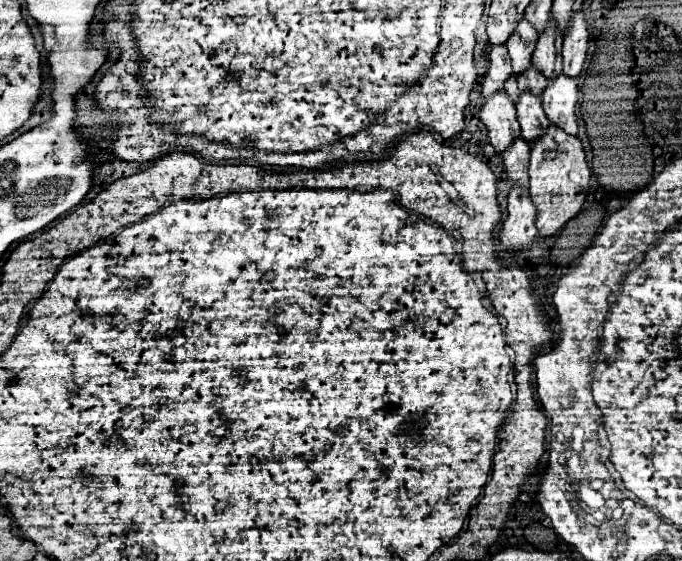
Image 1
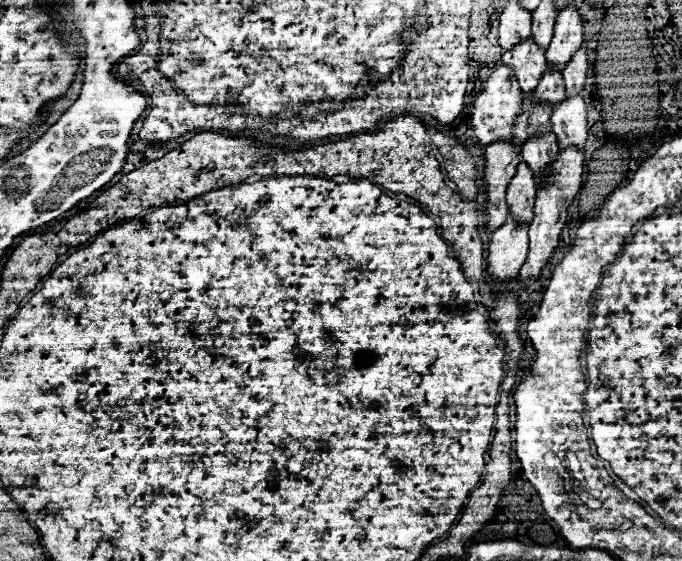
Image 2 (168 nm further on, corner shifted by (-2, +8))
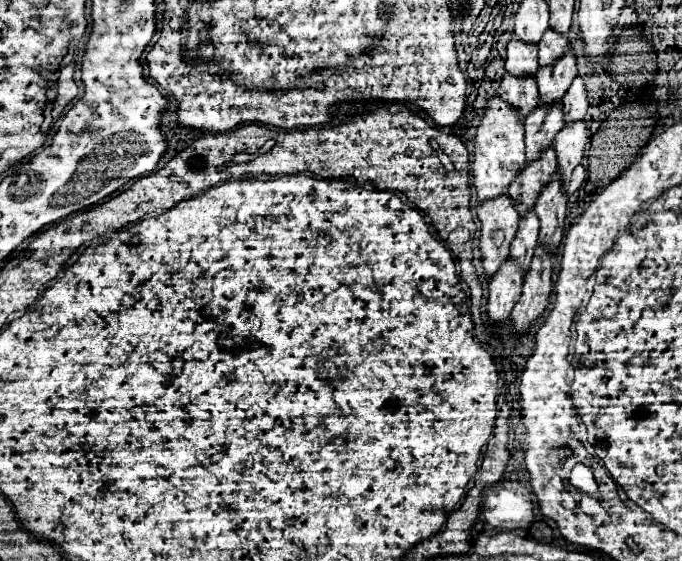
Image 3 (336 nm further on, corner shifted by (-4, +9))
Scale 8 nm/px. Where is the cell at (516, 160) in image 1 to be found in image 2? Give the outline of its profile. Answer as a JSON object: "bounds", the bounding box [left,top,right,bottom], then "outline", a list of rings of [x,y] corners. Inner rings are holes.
{"bounds":[508,162,536,224],"outline":[[[520,162],[516,174],[508,186],[508,206],[510,218],[518,224],[530,224],[534,218],[534,200],[536,200],[536,184],[532,172],[526,162]]]}

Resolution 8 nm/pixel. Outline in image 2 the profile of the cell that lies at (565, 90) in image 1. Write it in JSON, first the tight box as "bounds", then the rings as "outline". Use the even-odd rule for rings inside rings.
{"bounds":[552,96,588,150],"outline":[[[580,96],[566,98],[552,110],[552,130],[562,150],[568,146],[574,146],[578,150],[584,148],[584,142],[588,138],[588,126],[586,106]]]}

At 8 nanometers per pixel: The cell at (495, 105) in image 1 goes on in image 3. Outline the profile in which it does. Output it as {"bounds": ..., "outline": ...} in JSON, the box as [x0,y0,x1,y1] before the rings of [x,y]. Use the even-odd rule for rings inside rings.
{"bounds":[476,195,518,277],"outline":[[[510,195],[494,197],[476,205],[476,215],[482,225],[480,229],[480,251],[484,273],[490,277],[498,271],[500,263],[508,257],[510,241],[518,229],[518,211],[510,201]]]}

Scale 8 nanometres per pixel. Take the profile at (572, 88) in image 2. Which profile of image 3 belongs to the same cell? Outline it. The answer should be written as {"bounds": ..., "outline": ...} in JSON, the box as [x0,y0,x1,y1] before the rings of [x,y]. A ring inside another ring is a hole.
{"bounds":[562,75,588,123],"outline":[[[578,75],[570,89],[566,91],[566,95],[562,97],[562,105],[564,105],[564,117],[566,117],[566,123],[570,121],[578,121],[586,115],[586,109],[588,109],[588,99],[586,99],[586,87],[584,87],[584,81],[582,77]]]}

